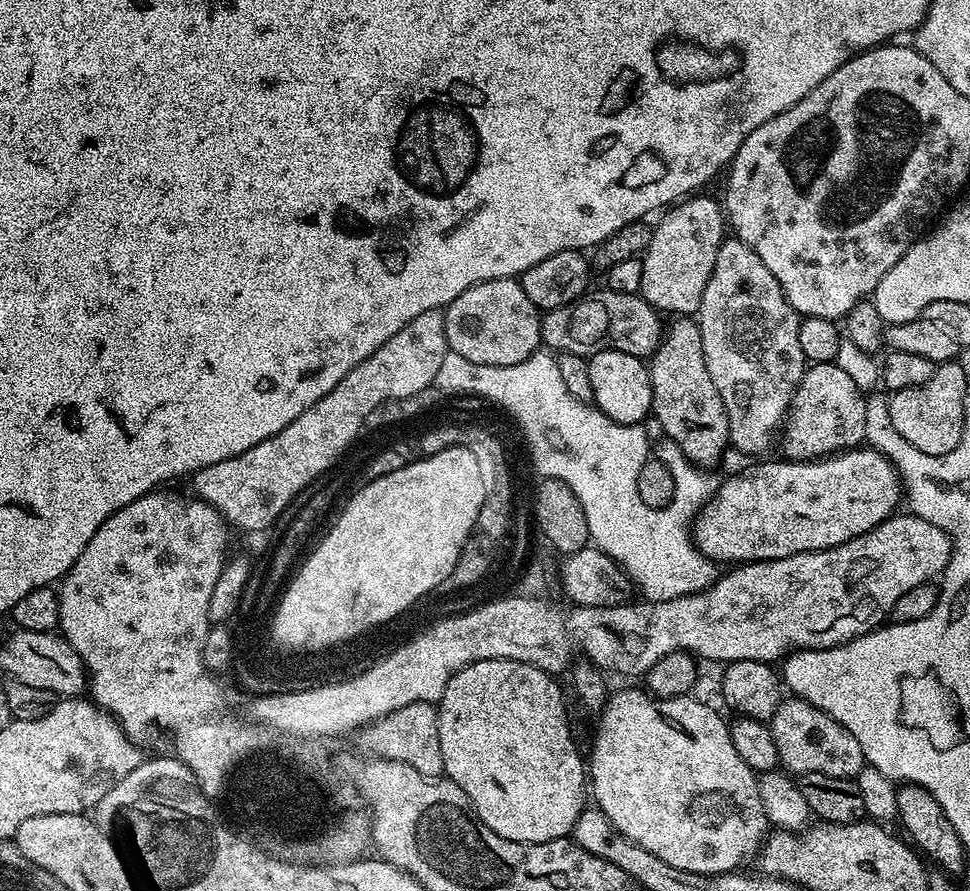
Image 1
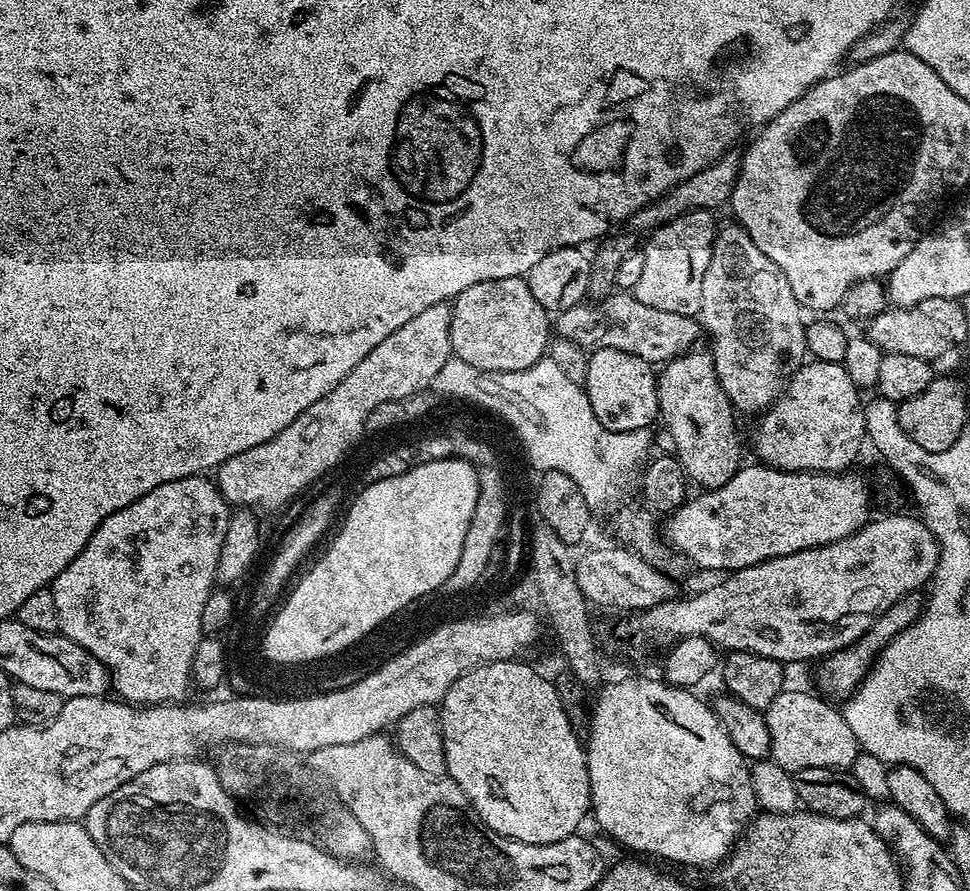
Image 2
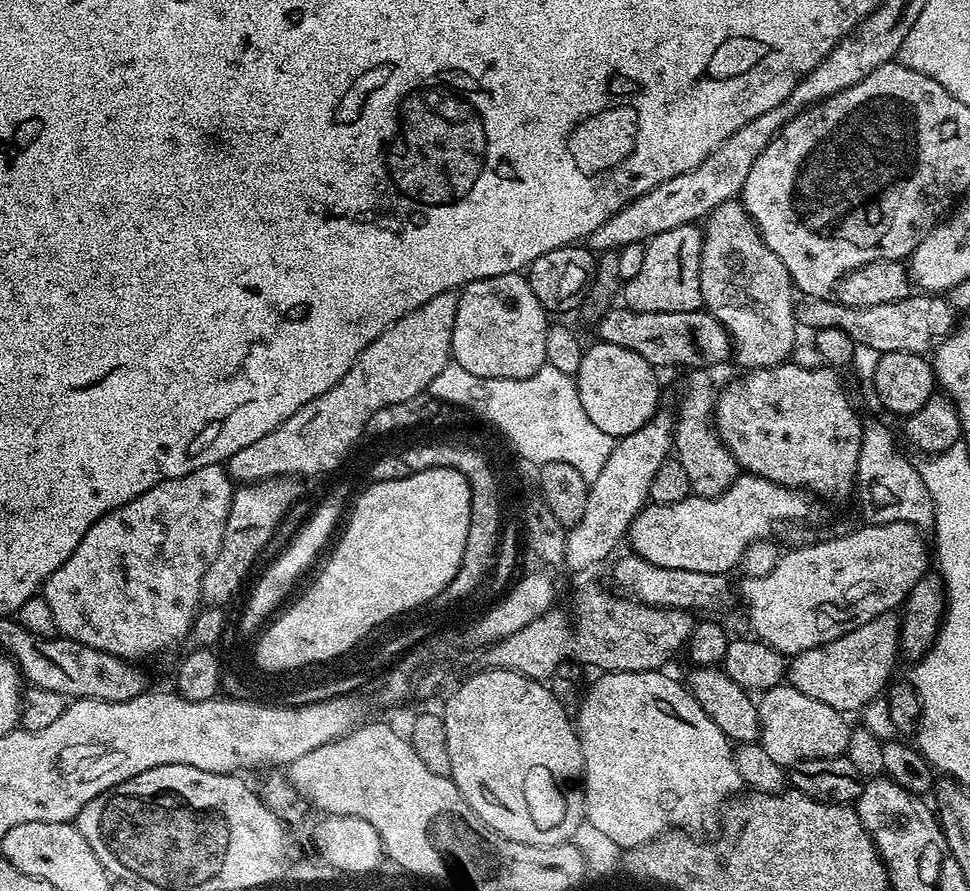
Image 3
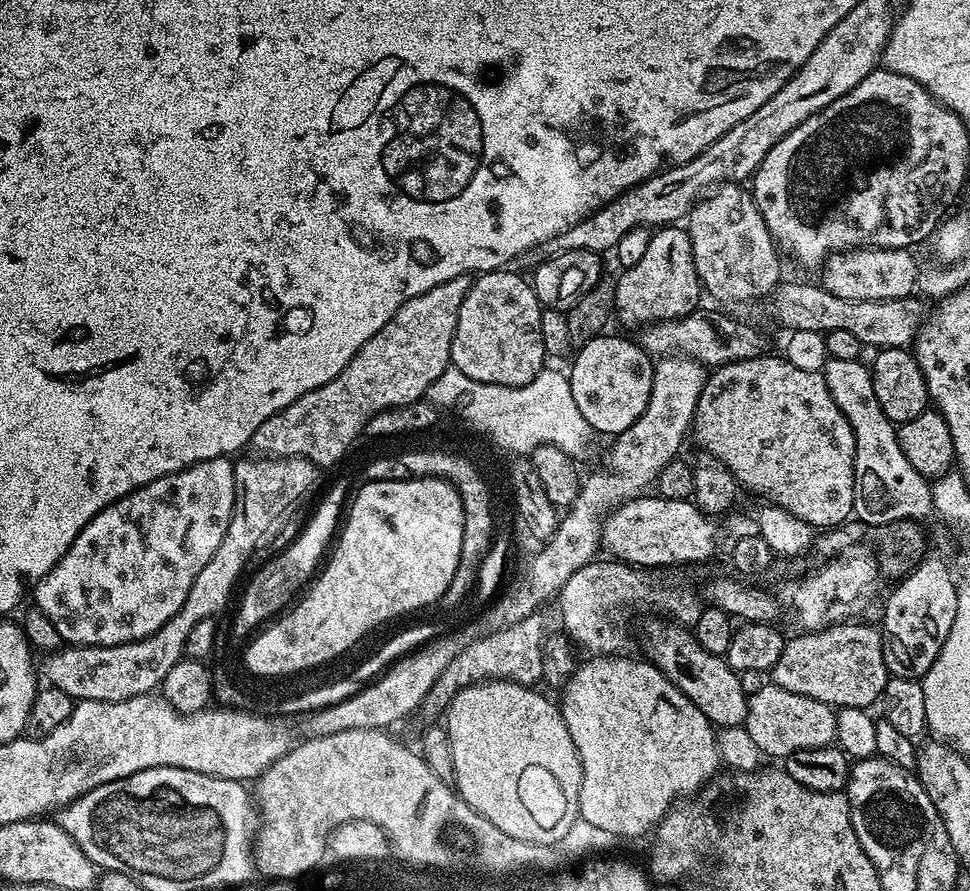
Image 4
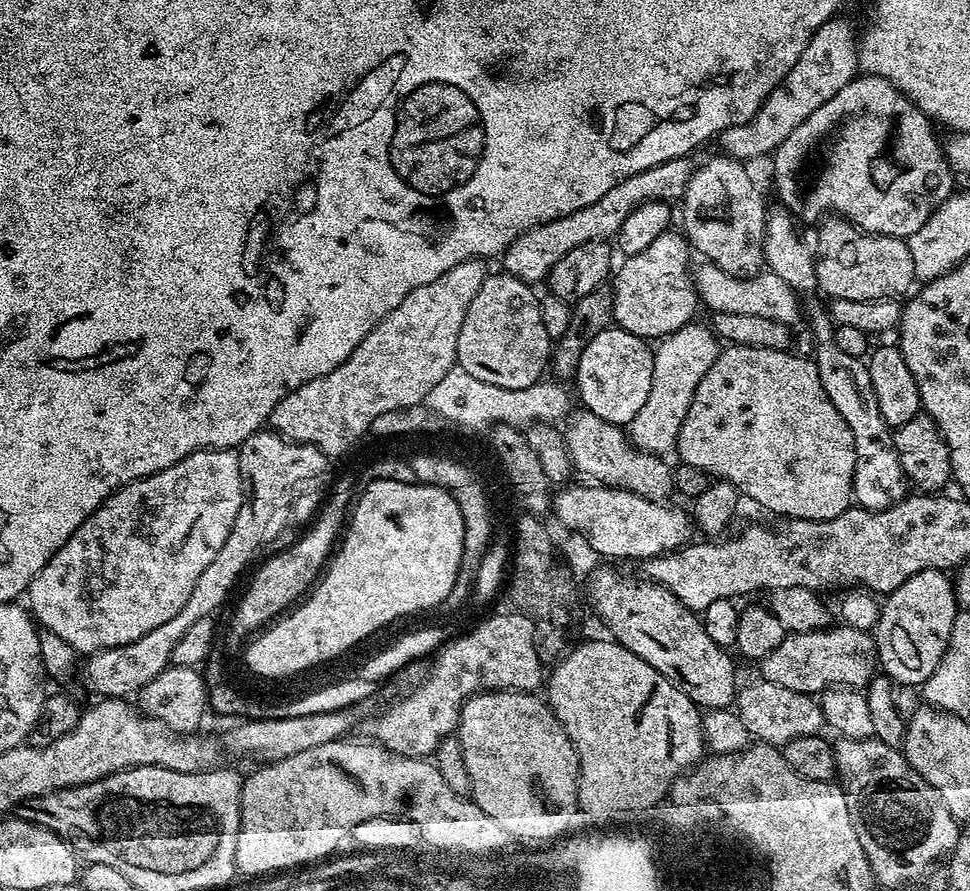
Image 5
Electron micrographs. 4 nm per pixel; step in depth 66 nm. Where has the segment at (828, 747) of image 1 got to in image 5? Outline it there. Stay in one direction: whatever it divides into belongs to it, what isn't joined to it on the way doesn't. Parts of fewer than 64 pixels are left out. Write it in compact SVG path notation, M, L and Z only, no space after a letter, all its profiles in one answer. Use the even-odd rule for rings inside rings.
M757 681L756 686L748 686L737 691L734 706L745 726L749 737L760 740L773 740L777 746L783 746L789 740L812 738L822 728L823 712L819 703L807 694L800 694L789 689L780 689L775 684Z

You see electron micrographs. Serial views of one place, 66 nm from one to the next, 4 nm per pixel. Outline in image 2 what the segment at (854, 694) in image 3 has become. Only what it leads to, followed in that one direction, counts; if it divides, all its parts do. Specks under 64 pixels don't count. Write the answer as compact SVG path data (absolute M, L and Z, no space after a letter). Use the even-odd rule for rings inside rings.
M917 590L898 598L890 610L886 610L875 622L864 632L864 637L854 643L833 652L829 657L825 657L818 670L818 682L822 686L821 691L828 696L836 694L840 697L851 695L856 691L861 681L868 675L869 670L875 664L876 657L893 640L898 633L906 630L913 622L920 619L926 607L926 596L923 591Z

